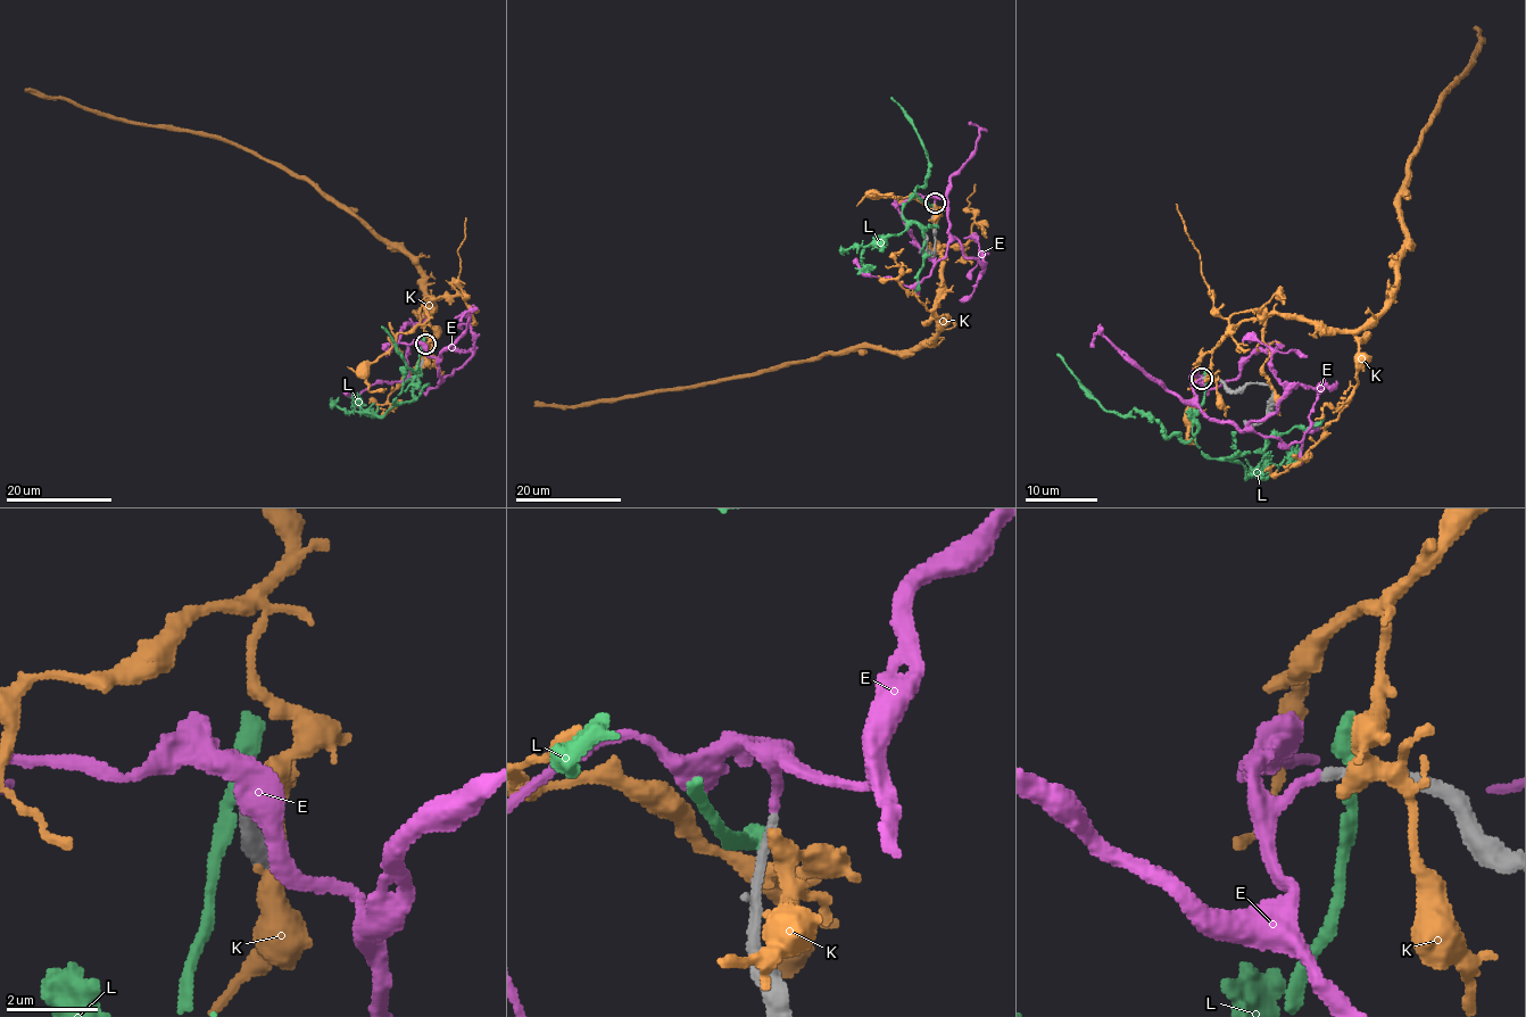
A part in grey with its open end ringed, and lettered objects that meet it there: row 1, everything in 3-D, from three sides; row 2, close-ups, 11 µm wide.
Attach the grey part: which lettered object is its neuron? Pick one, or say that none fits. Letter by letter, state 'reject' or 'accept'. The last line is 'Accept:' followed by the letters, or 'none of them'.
E: accept
K: reject
L: reject
Accept: E

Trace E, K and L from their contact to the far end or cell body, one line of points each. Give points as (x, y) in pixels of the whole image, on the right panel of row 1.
E: (1201, 378), (1194, 393), (1210, 418), (1285, 445), (1312, 427), (1316, 430), (1304, 432), (1299, 451), (1277, 445)
K: (1207, 378), (1243, 321), (1295, 314), (1362, 330), (1386, 303), (1407, 165), (1470, 69), (1476, 29)
L: (1207, 378), (1197, 432), (1185, 441), (1134, 411), (1119, 415), (1104, 408), (1058, 354)

